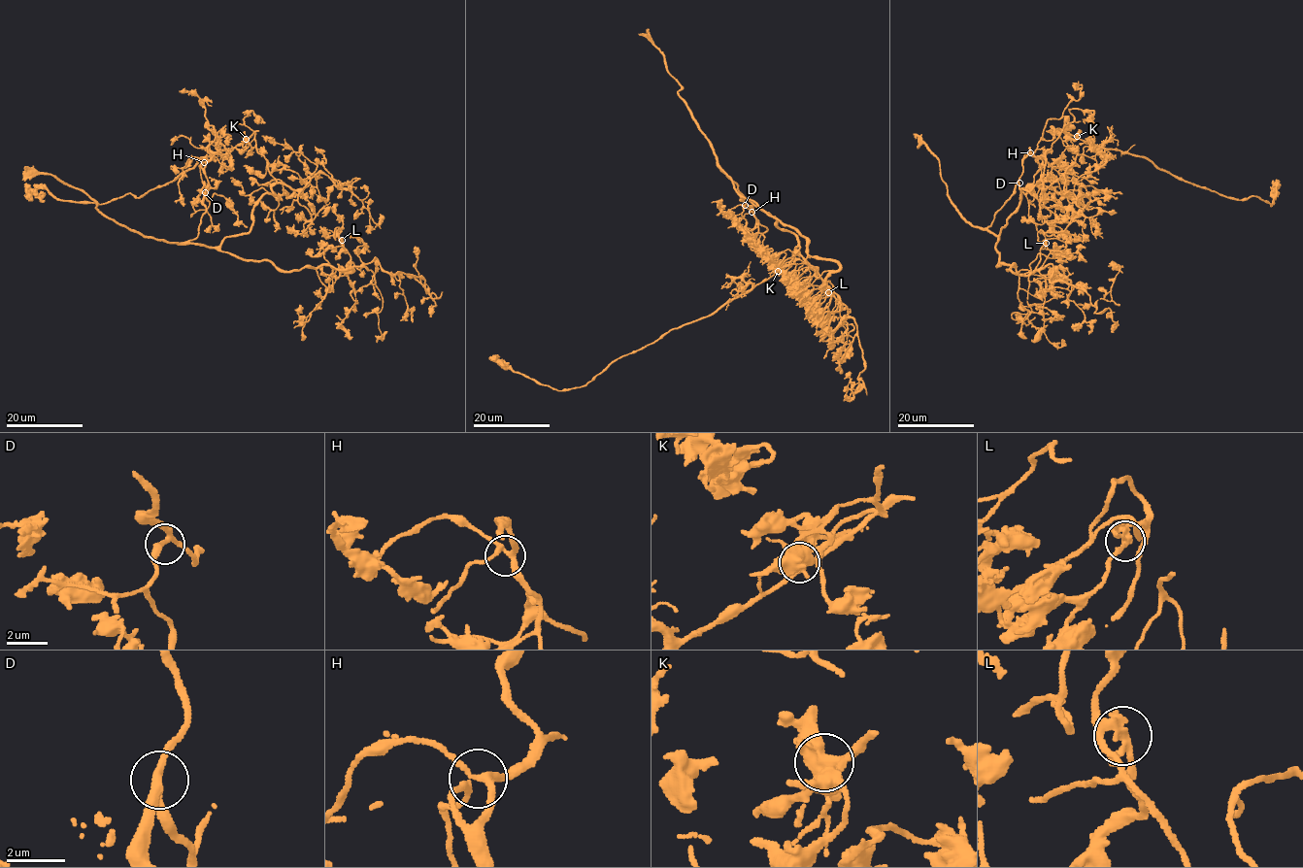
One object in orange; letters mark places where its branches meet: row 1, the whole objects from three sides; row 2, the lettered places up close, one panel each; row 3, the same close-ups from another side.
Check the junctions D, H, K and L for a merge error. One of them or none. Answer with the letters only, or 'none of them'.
K

